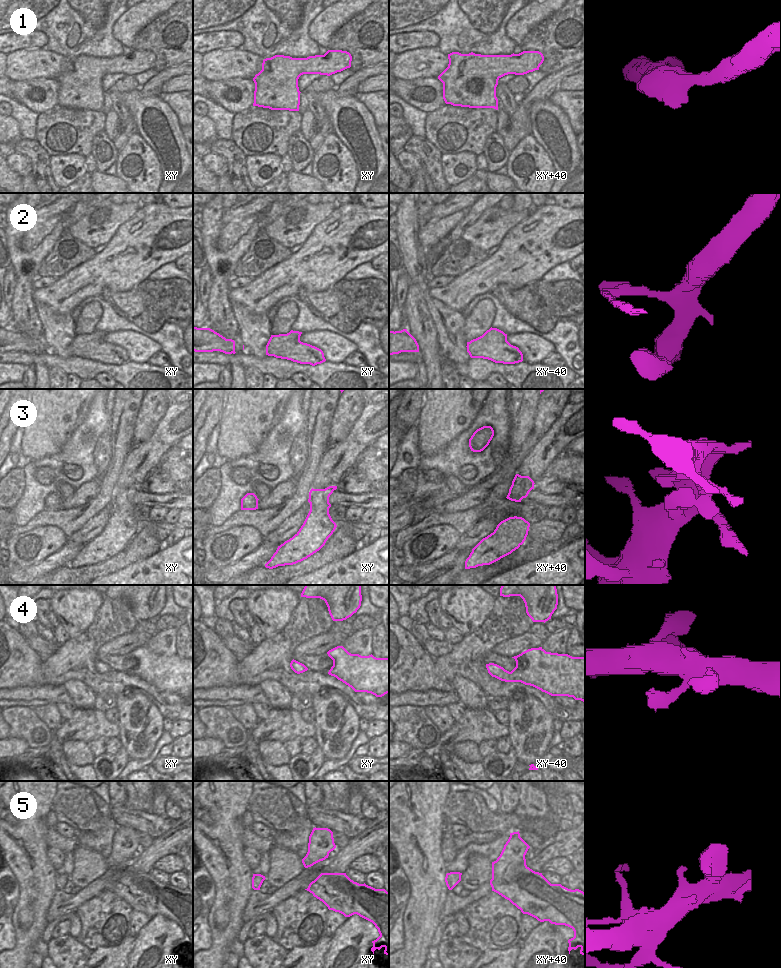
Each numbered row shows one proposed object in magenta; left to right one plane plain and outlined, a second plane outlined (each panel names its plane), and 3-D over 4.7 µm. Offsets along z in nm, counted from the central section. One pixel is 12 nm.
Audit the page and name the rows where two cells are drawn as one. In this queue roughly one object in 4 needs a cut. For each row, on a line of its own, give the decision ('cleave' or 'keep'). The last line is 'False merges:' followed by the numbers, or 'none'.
1: keep
2: cleave
3: keep
4: keep
5: keep
False merges: 2

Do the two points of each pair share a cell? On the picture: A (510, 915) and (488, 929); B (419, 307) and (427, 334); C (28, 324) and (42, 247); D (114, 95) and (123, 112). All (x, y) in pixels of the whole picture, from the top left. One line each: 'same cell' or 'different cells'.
A: same cell
B: same cell
C: same cell
D: same cell

